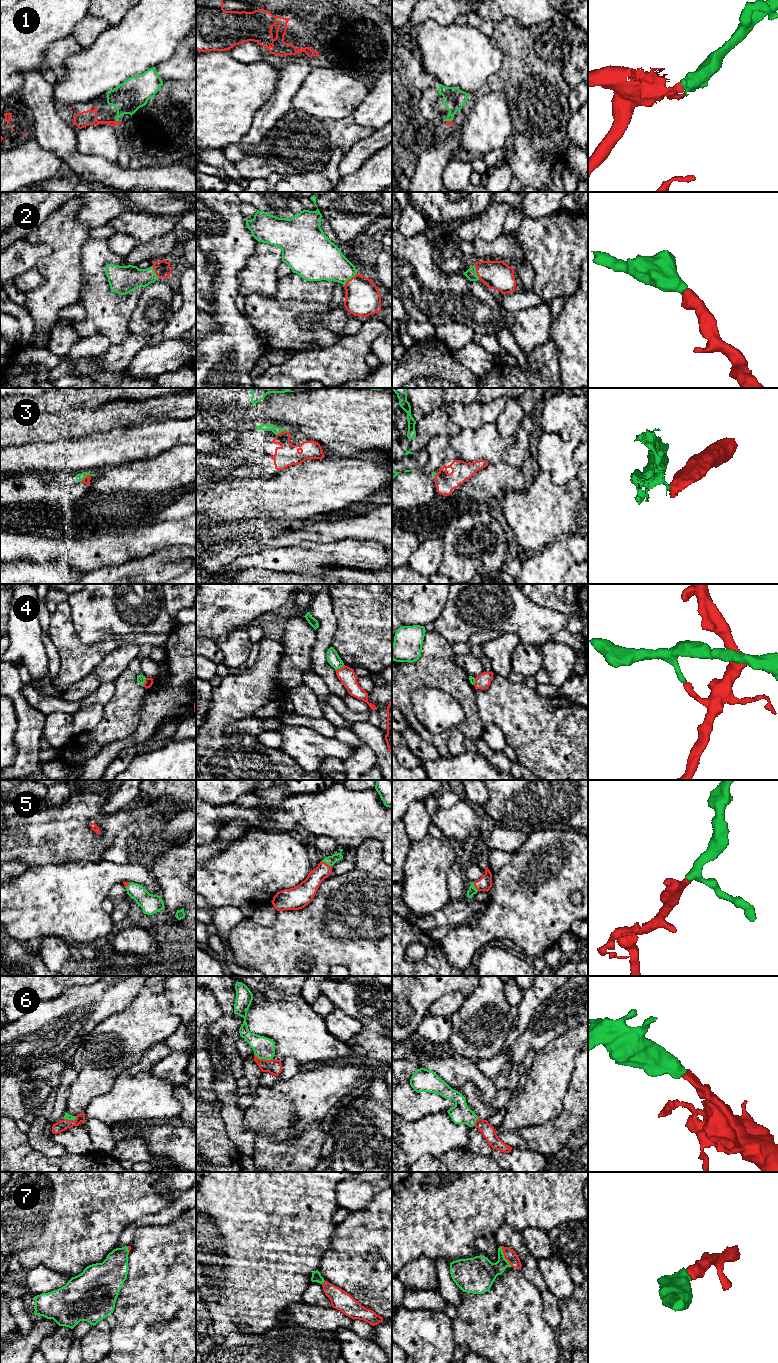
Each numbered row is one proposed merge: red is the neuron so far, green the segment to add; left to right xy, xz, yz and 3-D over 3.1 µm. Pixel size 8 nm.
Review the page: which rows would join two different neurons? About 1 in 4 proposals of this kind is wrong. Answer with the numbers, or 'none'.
3, 4

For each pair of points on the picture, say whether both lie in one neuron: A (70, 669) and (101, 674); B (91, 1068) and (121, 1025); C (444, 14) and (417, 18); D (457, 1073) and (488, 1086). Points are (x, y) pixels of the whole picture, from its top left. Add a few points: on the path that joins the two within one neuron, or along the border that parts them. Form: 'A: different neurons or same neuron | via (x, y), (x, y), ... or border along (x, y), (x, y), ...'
A: different neurons | border along (107, 655), (86, 676), (71, 685)
B: same neuron | via (102, 1057), (121, 1036)
C: same neuron | via (437, 14), (424, 14)
D: same neuron | via (465, 1073), (470, 1073), (480, 1080)

